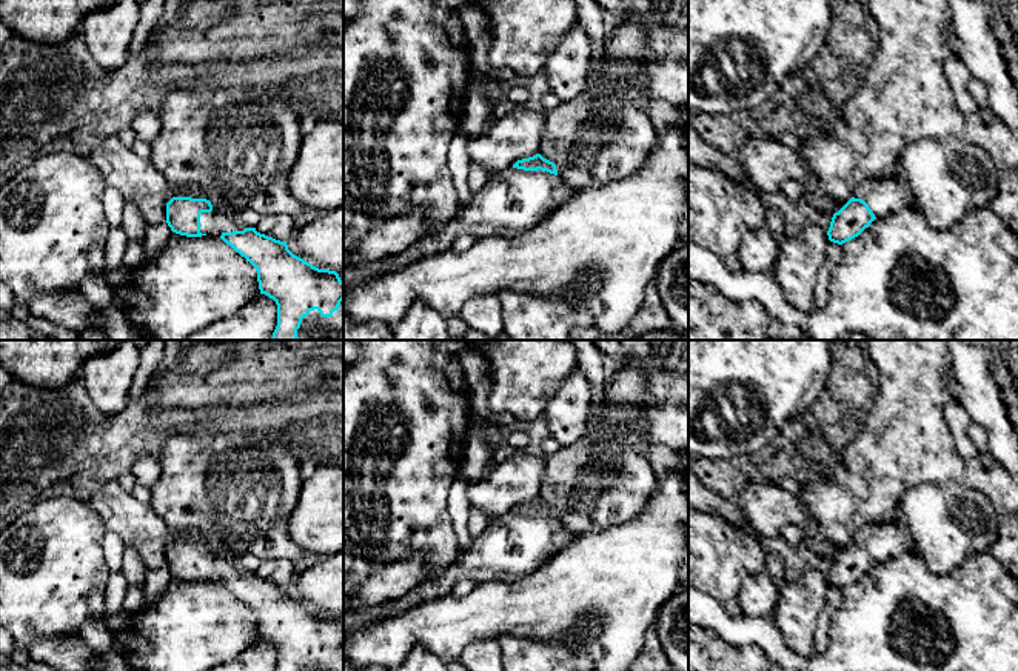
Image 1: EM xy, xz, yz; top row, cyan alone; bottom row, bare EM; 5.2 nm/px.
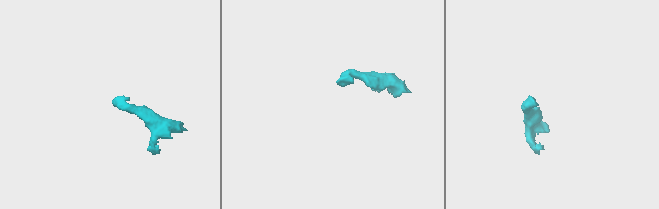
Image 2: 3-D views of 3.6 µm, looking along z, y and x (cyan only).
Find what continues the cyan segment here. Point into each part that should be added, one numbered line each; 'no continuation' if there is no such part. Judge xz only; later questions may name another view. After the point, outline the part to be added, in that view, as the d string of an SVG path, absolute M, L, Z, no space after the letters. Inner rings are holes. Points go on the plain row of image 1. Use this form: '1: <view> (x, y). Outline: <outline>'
1: xz (512, 547). Outline: M508 511L490 520L485 531L473 539L471 548L457 556L439 579L420 582L405 596L383 605L345 609L343 636L402 614L422 602L448 596L462 577L474 585L524 579L547 563L568 537L559 520Z

